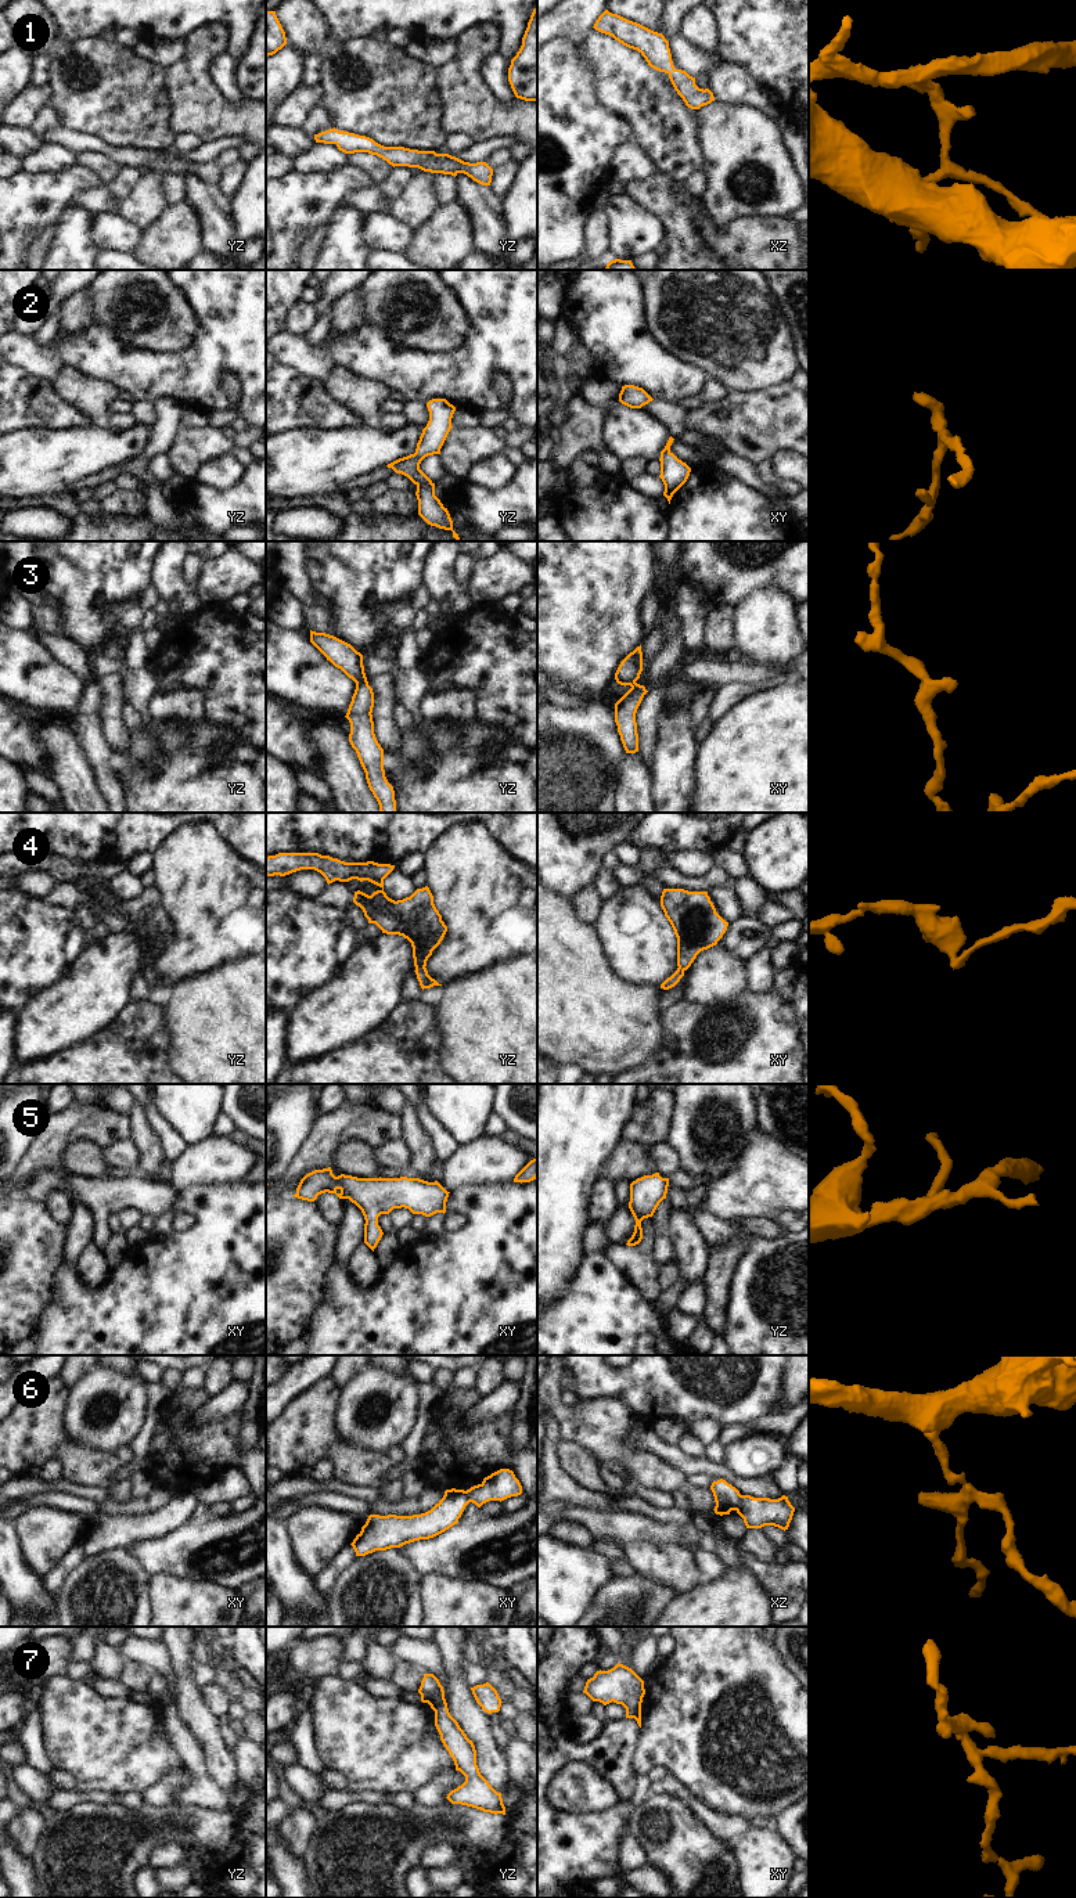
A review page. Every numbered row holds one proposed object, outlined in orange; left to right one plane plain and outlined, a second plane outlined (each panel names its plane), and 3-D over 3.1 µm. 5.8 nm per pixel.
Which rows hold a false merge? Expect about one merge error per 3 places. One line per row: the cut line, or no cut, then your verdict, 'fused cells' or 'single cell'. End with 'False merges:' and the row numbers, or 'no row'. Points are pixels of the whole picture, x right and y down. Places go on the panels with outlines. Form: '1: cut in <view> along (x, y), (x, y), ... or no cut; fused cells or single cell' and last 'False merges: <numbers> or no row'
1: no cut; single cell
2: no cut; single cell
3: no cut; single cell
4: no cut; single cell
5: no cut; single cell
6: cut in xz along (741, 1495), (741, 1501), (734, 1509); fused cells
7: cut in yz along (443, 1697), (434, 1710); fused cells
False merges: 6, 7

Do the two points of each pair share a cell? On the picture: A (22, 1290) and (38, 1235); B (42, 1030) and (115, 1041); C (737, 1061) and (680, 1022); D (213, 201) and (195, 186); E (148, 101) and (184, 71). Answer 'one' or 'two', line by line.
A: one
B: two
C: one
D: one
E: two

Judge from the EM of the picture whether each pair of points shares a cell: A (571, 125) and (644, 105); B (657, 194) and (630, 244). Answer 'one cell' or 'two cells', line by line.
A: two cells
B: two cells

